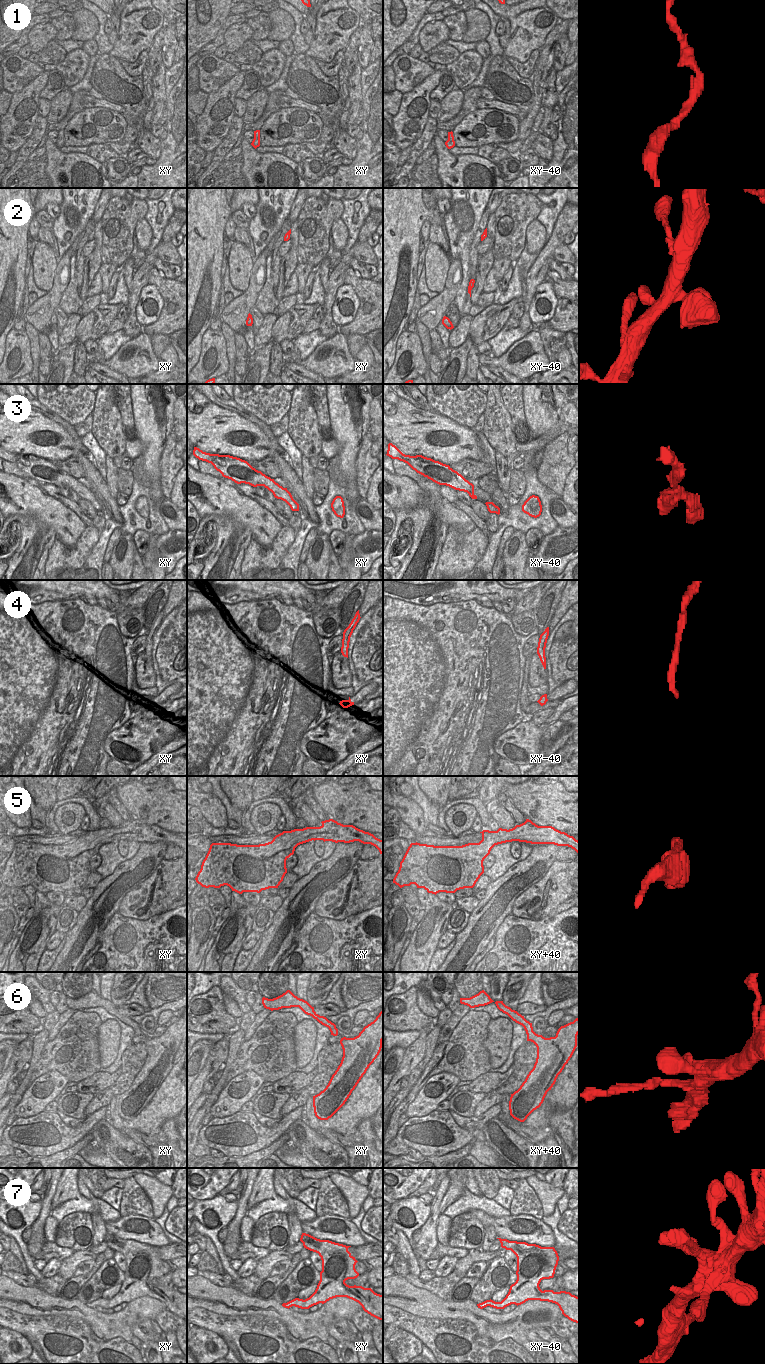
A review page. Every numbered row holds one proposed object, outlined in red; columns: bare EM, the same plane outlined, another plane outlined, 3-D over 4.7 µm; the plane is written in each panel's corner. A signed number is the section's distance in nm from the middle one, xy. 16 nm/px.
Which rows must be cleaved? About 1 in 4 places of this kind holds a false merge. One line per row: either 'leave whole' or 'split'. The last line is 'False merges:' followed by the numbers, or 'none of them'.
1: leave whole
2: leave whole
3: leave whole
4: leave whole
5: leave whole
6: leave whole
7: leave whole
False merges: none of them

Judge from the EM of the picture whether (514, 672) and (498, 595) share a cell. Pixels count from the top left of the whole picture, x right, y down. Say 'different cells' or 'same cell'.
different cells

